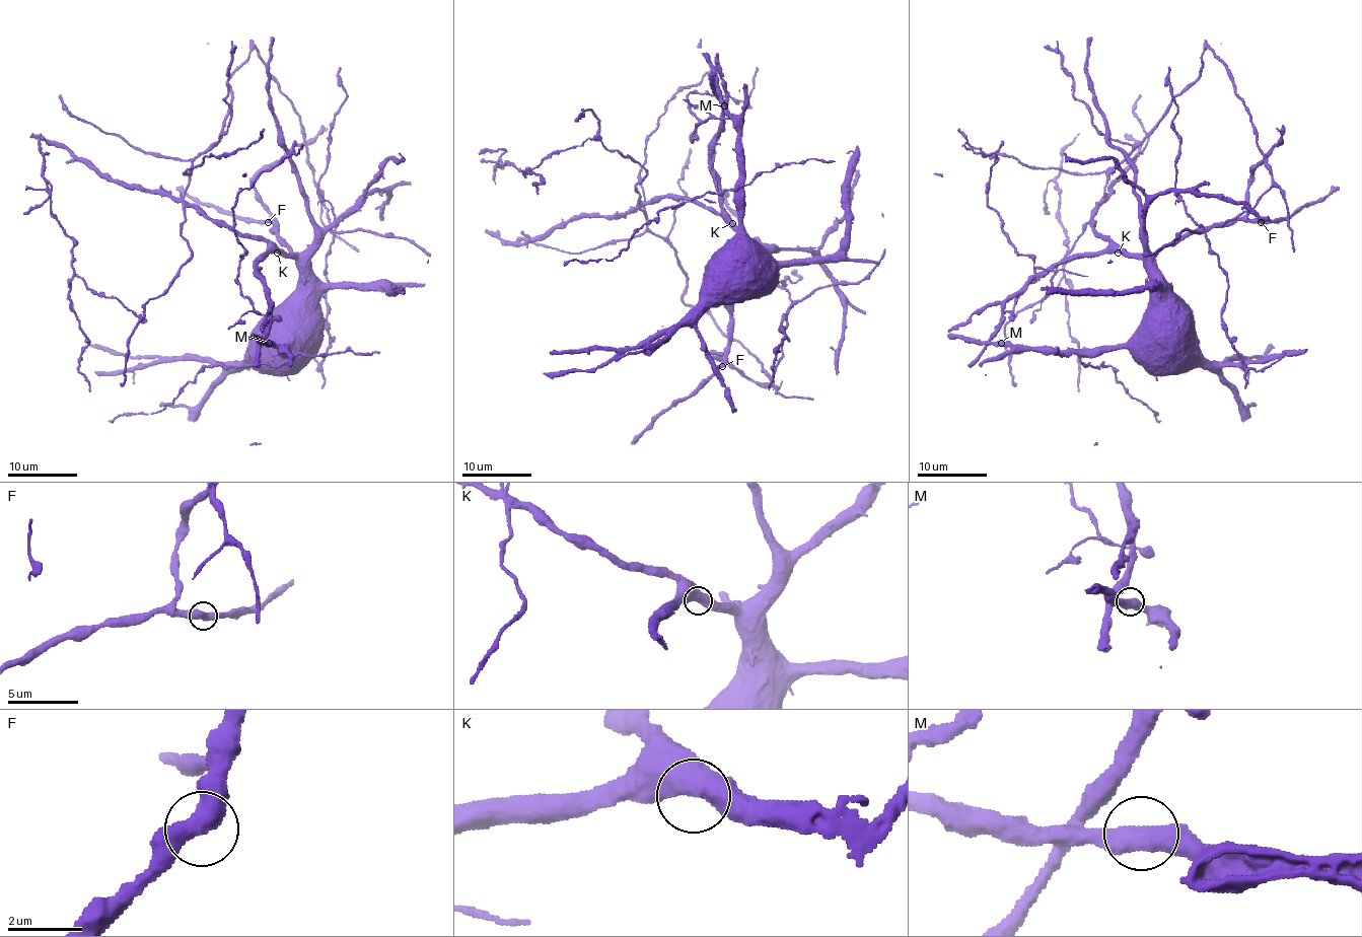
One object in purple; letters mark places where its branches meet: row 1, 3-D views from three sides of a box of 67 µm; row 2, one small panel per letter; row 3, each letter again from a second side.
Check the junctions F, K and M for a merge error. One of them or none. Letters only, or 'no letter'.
no letter

